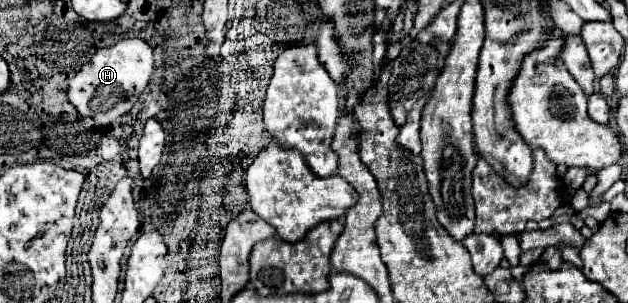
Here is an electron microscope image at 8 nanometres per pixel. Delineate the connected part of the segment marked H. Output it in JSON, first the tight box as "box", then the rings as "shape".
{"box":[68,39,154,127],"shape":[[[122,39],[112,47],[98,49],[92,59],[70,79],[68,101],[80,115],[92,117],[98,127],[108,127],[120,115],[126,115],[146,89],[154,71],[152,49],[142,39]]]}

